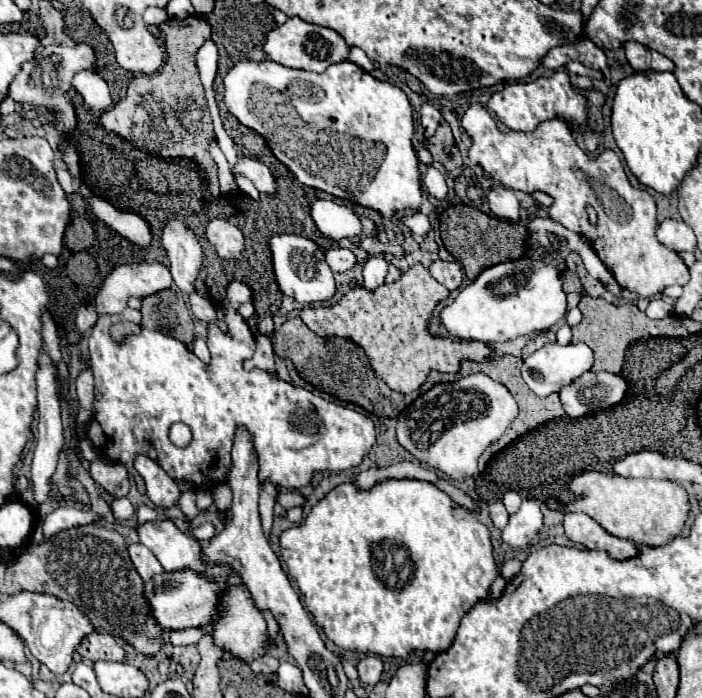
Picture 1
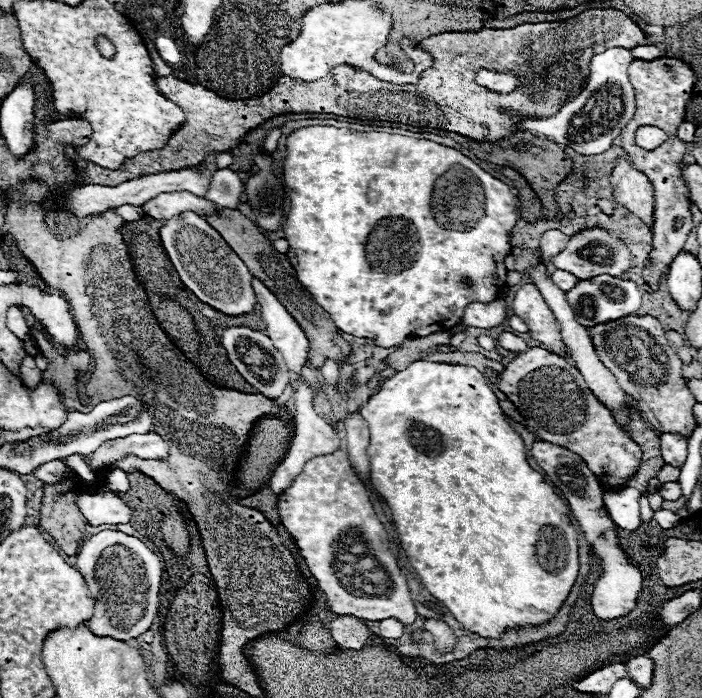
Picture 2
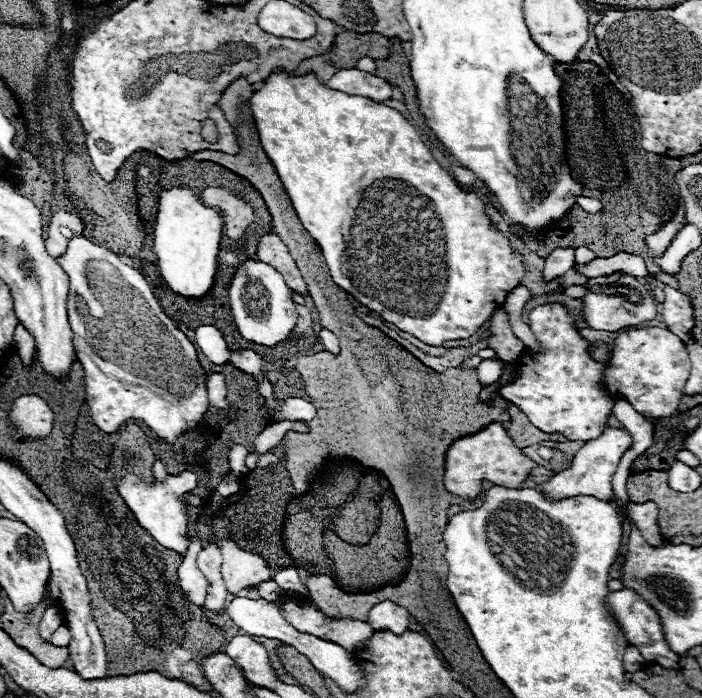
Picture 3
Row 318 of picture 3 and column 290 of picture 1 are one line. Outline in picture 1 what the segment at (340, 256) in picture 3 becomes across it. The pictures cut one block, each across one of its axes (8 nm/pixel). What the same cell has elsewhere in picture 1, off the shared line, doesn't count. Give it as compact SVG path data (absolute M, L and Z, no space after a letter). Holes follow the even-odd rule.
M230 282L224 302L216 308L218 316L228 324L228 334L224 334L218 326L208 326L208 348L212 354L212 362L204 366L196 354L192 354L182 342L172 336L152 332L142 328L140 334L130 336L124 344L116 344L110 338L110 326L114 318L140 318L138 310L126 308L118 316L100 316L90 334L90 366L96 380L96 398L94 398L94 418L88 424L88 438L94 448L108 460L118 460L128 468L134 476L138 490L144 492L144 480L134 470L132 460L136 454L150 456L156 464L160 464L174 480L186 478L196 488L202 486L204 480L222 482L230 468L230 450L236 426L244 426L252 432L258 462L260 462L260 480L272 480L276 486L284 488L304 488L316 470L348 470L362 464L364 456L370 452L374 444L374 424L368 416L334 402L328 402L310 390L296 388L278 380L274 374L268 374L260 368L244 370L244 362L252 358L256 348L256 338L250 332L244 318L238 314L238 306L252 300L252 292L242 282ZM174 422L182 422L192 432L192 442L186 448L178 448L170 442L168 432Z

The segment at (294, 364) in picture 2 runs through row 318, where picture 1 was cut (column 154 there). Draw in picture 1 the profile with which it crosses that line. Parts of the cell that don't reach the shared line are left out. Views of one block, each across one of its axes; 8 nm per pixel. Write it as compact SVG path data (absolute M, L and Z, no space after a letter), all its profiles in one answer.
M124 264L116 266L96 295L93 305L98 316L120 314L128 306L128 298L146 298L172 286L170 270L154 264Z

